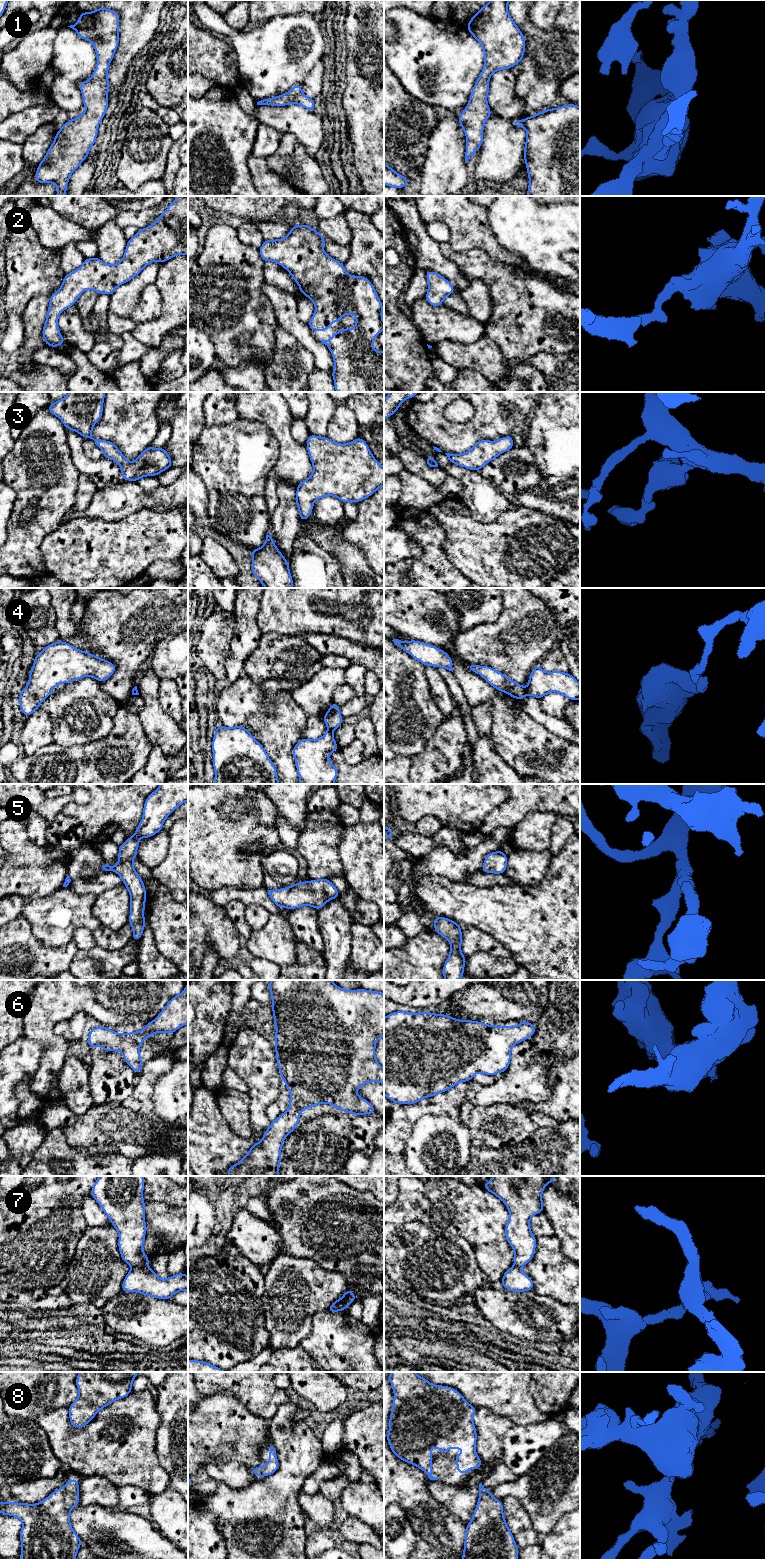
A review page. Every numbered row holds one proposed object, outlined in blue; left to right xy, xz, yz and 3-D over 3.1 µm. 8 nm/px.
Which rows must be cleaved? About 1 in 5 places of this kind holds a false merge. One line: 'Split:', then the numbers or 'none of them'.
Split: 4, 7

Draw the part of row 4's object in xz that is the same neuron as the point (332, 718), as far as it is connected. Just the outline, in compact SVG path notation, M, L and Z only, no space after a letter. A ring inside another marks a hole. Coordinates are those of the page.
M334 702L331 703L329 710L323 716L323 720L329 731L336 730L344 720L340 714L340 706Z

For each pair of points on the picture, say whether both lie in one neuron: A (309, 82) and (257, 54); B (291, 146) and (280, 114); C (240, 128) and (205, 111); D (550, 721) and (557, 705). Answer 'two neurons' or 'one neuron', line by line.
A: two neurons
B: two neurons
C: one neuron
D: two neurons

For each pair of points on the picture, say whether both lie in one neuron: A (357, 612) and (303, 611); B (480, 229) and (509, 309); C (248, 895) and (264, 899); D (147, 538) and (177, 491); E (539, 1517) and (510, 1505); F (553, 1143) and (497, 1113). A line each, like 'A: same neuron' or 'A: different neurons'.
A: same neuron
B: different neurons
C: same neuron
D: different neurons
E: different neurons
F: different neurons

